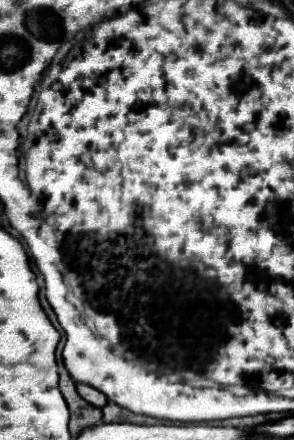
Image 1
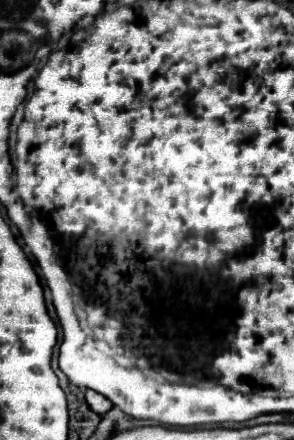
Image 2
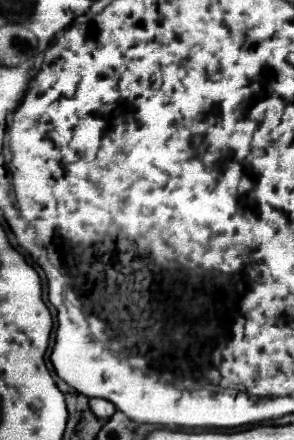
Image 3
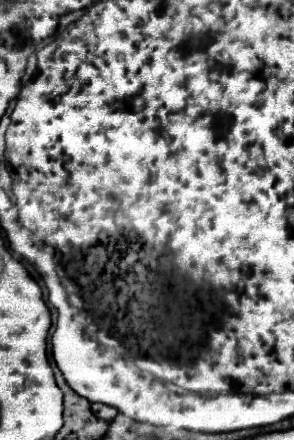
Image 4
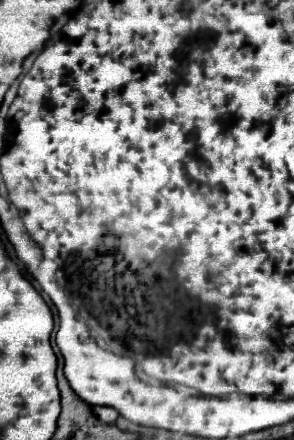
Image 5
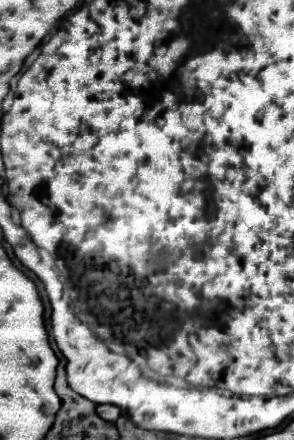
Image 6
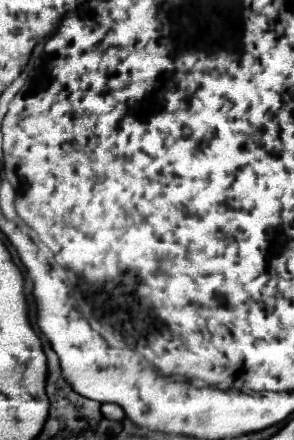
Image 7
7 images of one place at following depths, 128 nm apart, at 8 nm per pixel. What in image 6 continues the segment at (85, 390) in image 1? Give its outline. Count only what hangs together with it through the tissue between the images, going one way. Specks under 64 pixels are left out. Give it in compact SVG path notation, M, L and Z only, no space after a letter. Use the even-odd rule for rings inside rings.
M104 404L104 406L96 406L96 412L102 420L106 422L116 422L116 418L120 416L120 410L116 406L110 406L110 404Z

